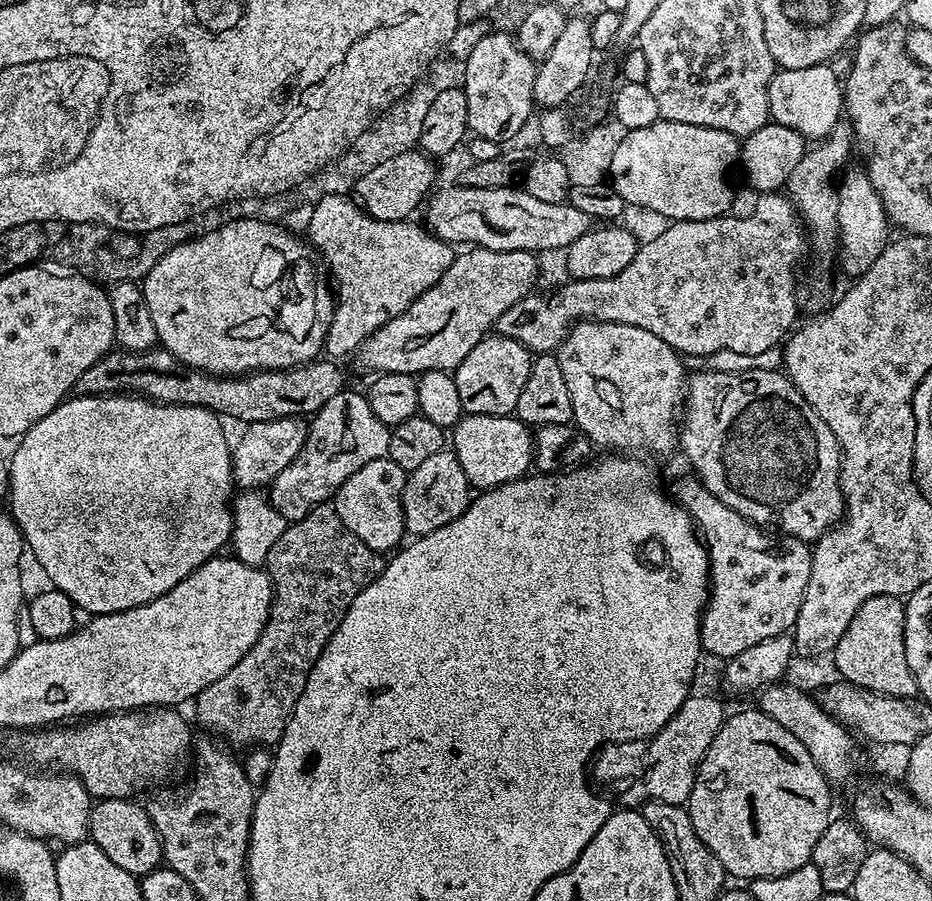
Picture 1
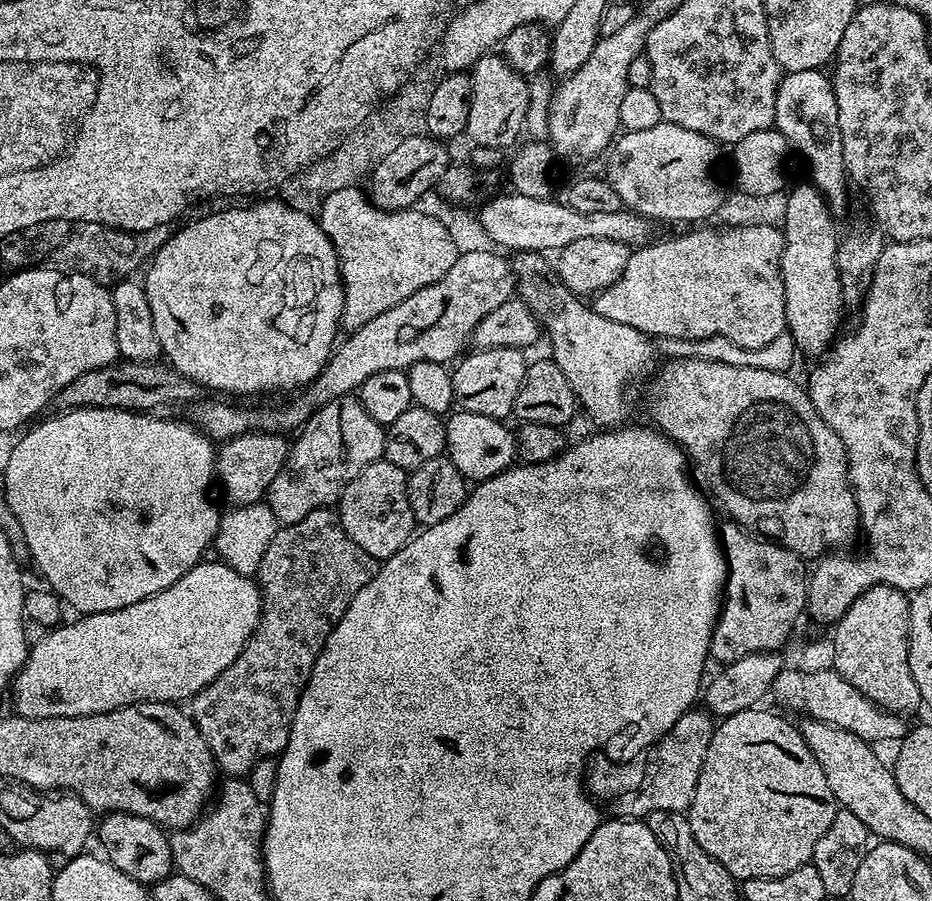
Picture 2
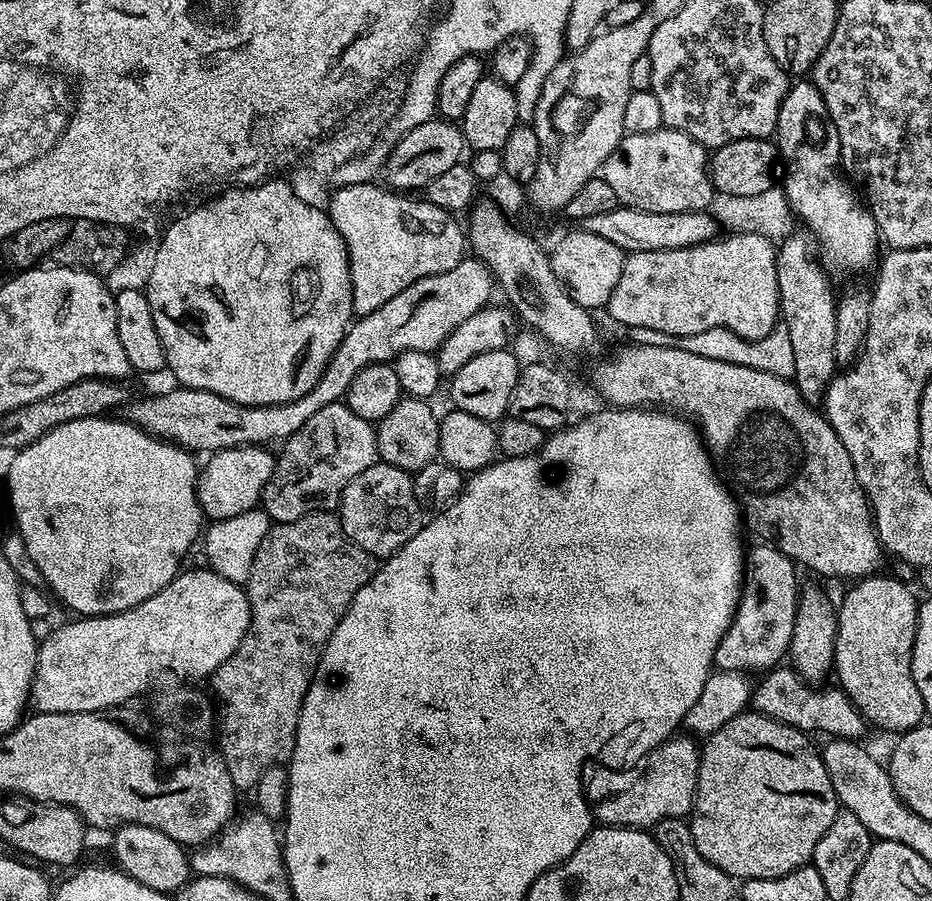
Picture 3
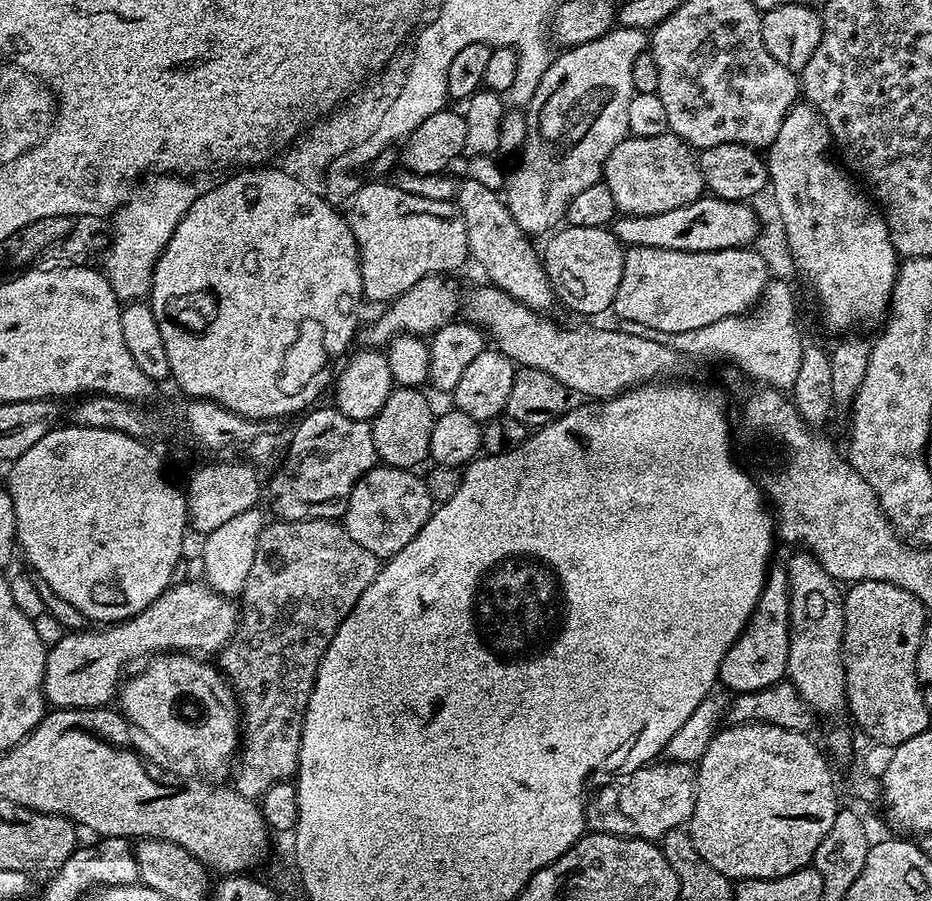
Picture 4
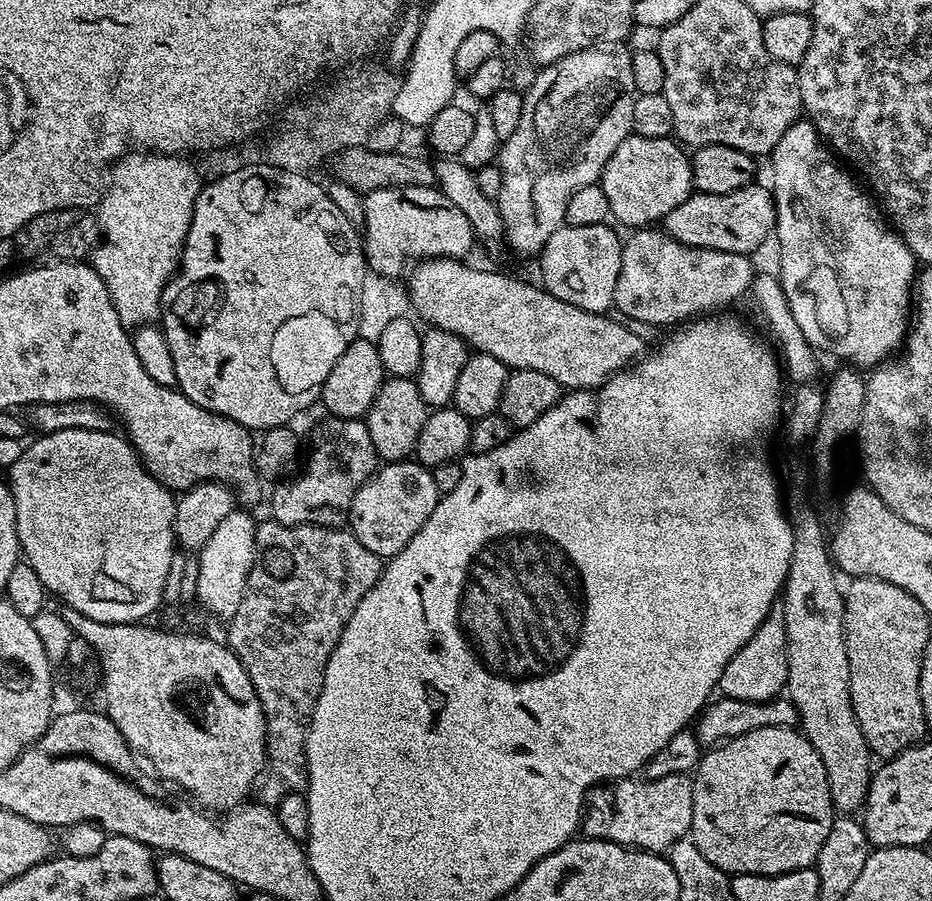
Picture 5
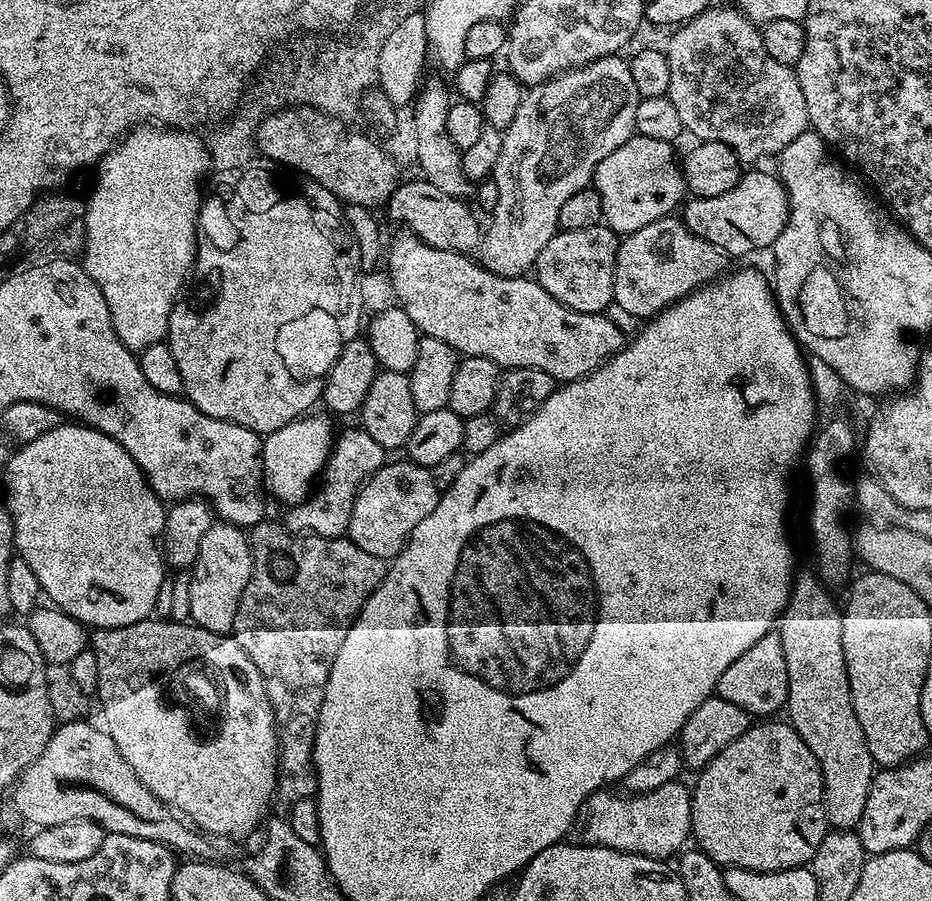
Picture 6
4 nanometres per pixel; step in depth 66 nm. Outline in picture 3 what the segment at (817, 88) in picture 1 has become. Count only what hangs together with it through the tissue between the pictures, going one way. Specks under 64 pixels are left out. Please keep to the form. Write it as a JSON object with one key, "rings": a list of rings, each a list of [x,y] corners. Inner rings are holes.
{"rings":[[[807,79],[797,80],[800,81],[789,87],[778,110],[778,126],[774,133],[774,143],[782,161],[783,192],[795,219],[808,224],[804,226],[814,237],[823,263],[832,272],[864,272],[878,260],[876,223],[867,203],[846,179],[839,165],[838,130],[828,117],[828,107],[822,94]]]}

